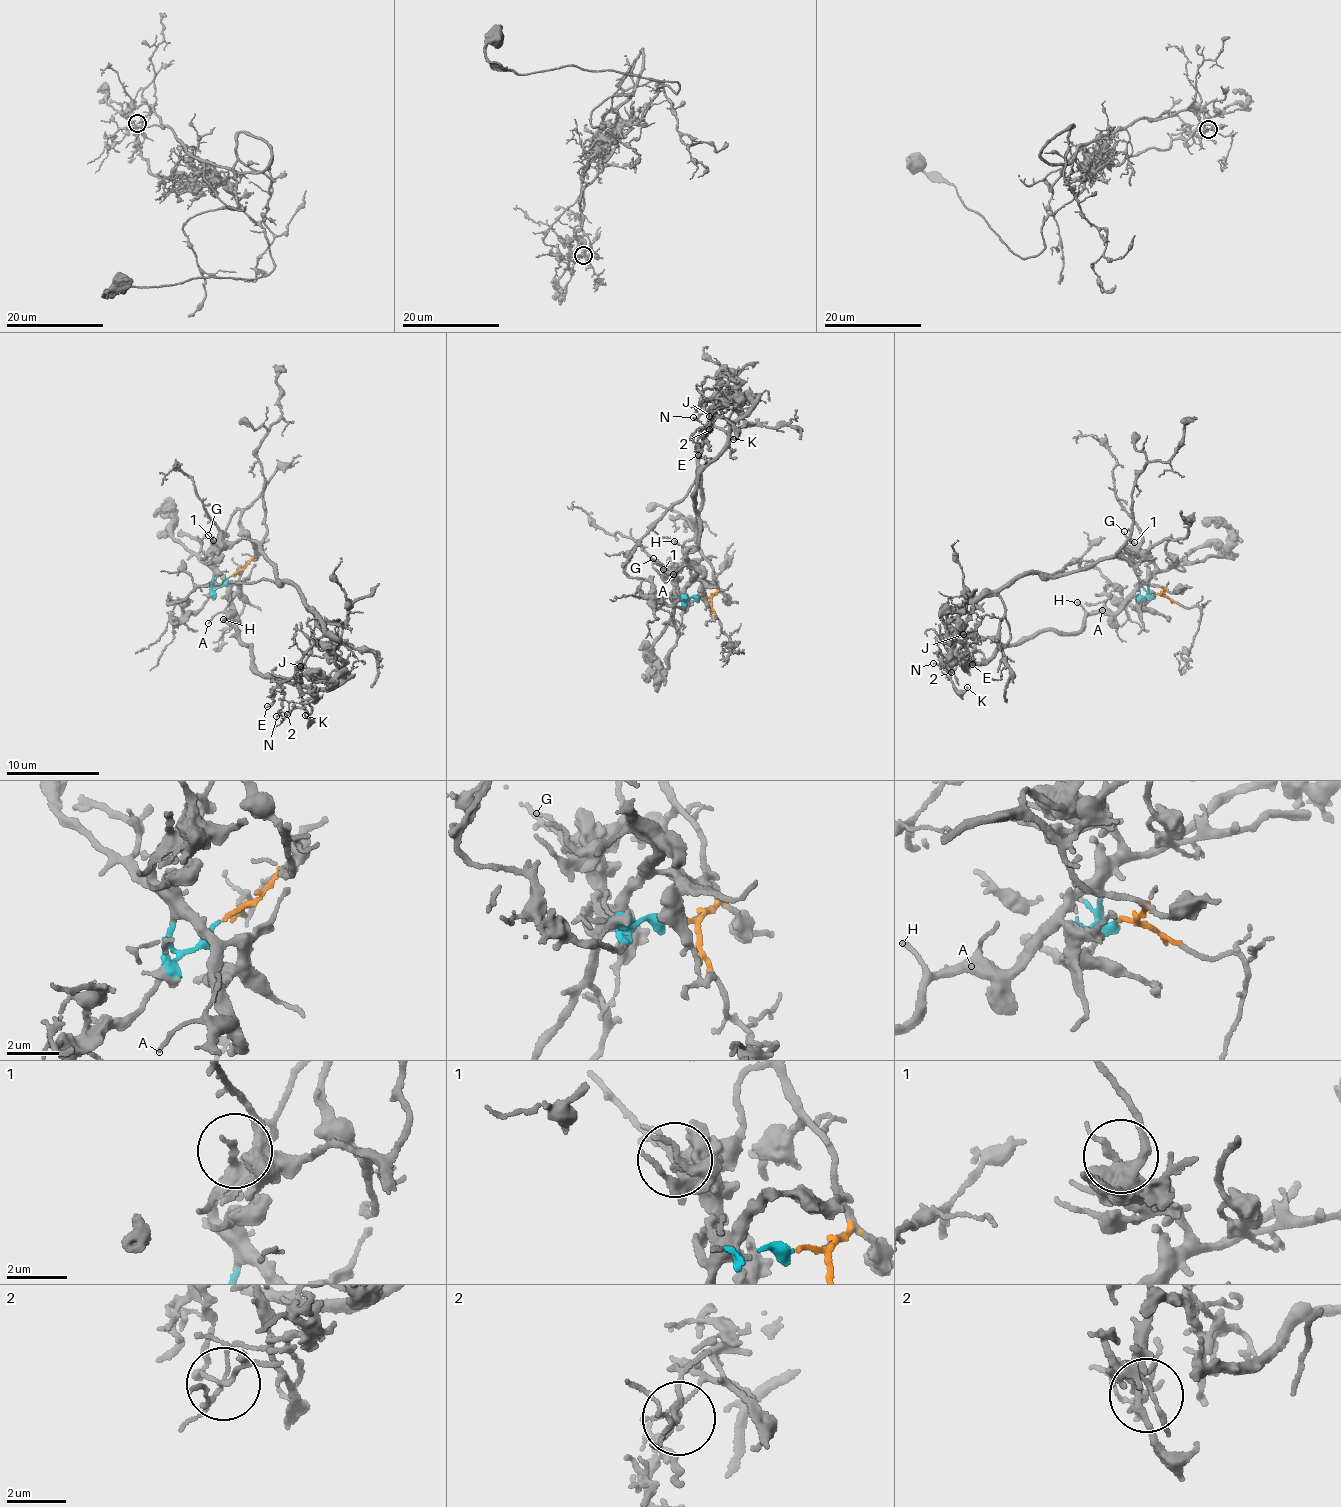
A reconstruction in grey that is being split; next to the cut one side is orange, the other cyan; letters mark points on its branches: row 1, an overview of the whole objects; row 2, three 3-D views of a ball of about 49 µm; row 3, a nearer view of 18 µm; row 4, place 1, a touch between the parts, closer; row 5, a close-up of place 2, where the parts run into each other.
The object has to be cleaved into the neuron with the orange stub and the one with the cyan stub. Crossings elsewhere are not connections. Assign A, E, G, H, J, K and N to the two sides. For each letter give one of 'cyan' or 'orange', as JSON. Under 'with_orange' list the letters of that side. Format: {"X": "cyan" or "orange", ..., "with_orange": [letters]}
{"A": "cyan", "E": "cyan", "G": "cyan", "H": "cyan", "J": "cyan", "K": "orange", "N": "orange", "with_orange": ["K", "N"]}

